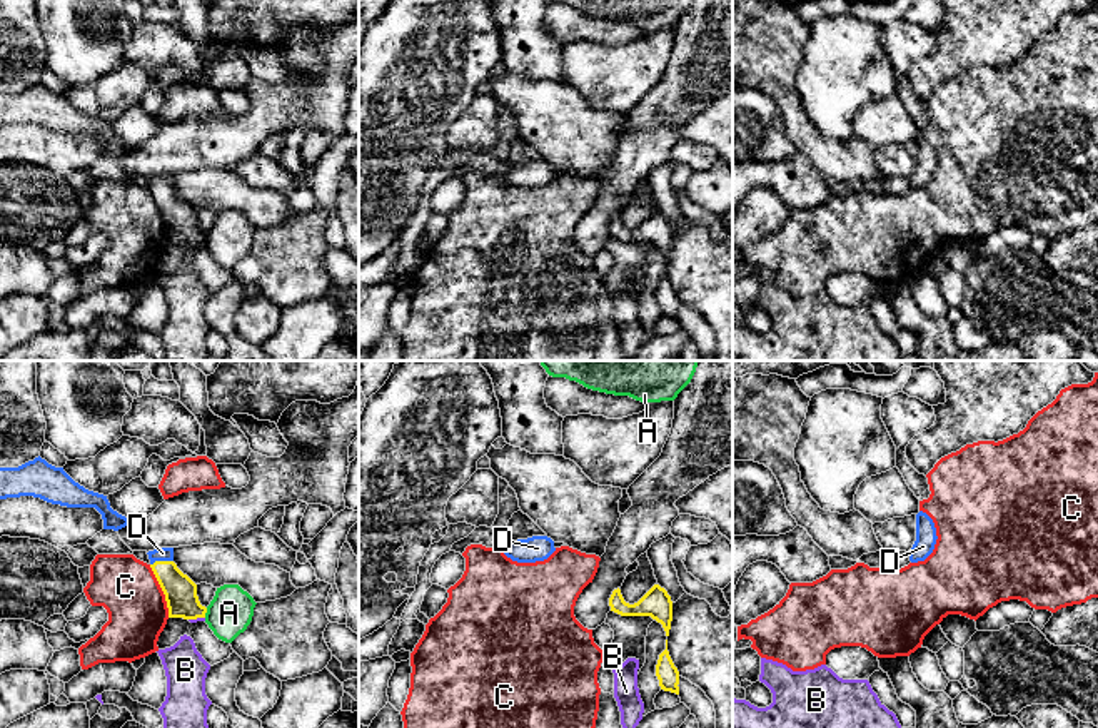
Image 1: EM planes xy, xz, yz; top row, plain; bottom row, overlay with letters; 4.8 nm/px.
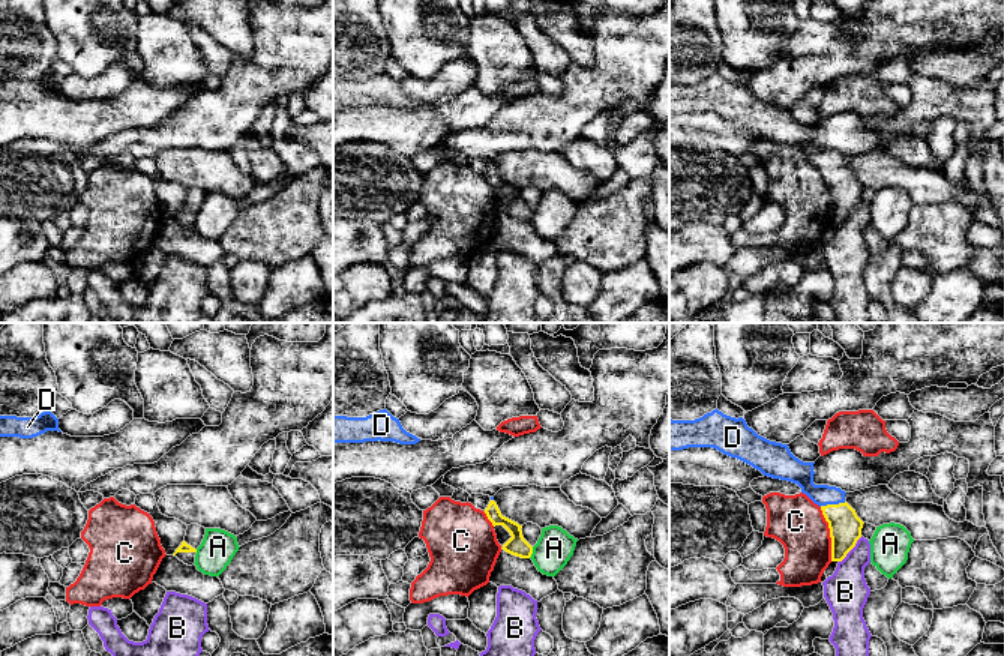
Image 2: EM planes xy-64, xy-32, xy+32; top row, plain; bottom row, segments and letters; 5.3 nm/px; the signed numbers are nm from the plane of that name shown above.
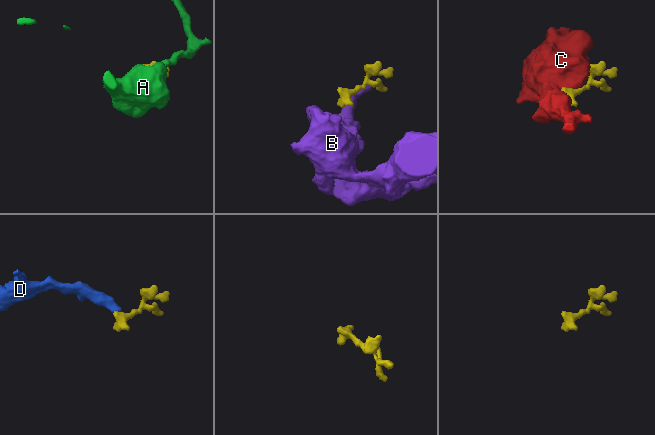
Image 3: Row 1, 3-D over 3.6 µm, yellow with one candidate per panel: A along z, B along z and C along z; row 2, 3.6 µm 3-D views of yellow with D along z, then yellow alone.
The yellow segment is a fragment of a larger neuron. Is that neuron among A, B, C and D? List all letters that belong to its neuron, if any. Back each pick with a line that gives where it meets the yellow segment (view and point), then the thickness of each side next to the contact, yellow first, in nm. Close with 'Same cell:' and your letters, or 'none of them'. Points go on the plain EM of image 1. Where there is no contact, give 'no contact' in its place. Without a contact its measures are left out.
D: contact xy (161, 187); calibres 160 and 60 nm
Same cell: D

